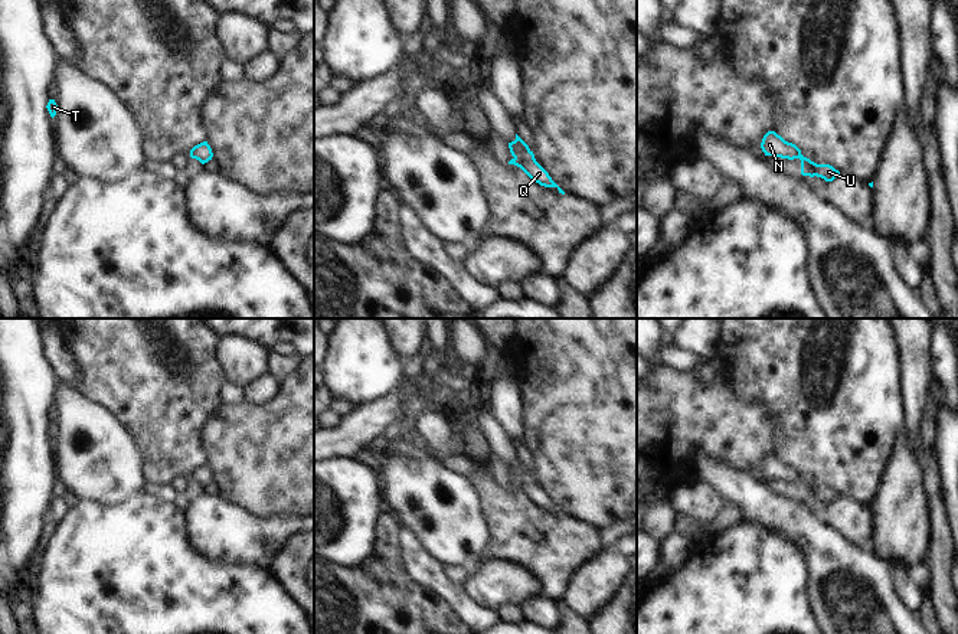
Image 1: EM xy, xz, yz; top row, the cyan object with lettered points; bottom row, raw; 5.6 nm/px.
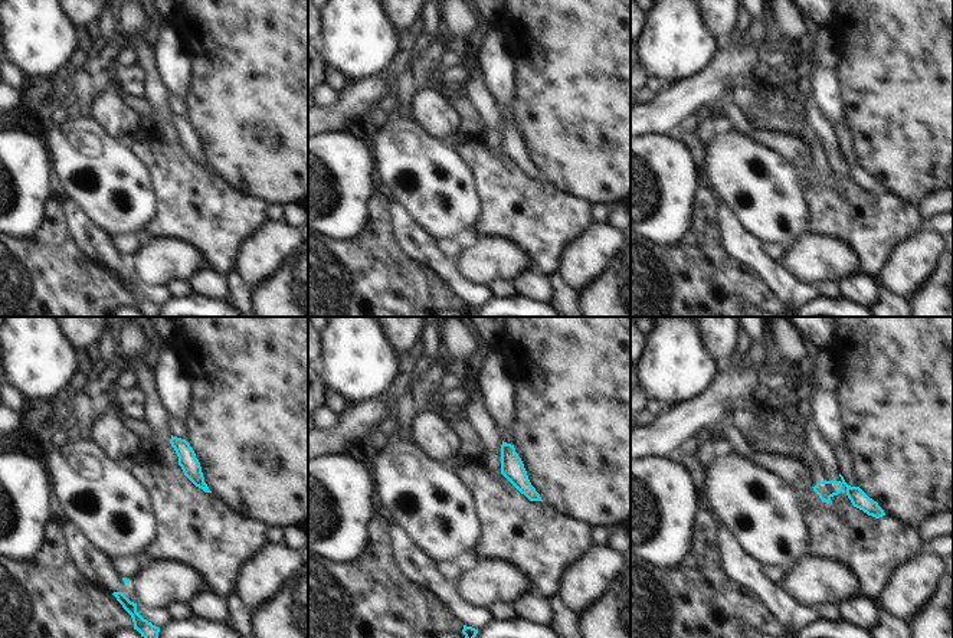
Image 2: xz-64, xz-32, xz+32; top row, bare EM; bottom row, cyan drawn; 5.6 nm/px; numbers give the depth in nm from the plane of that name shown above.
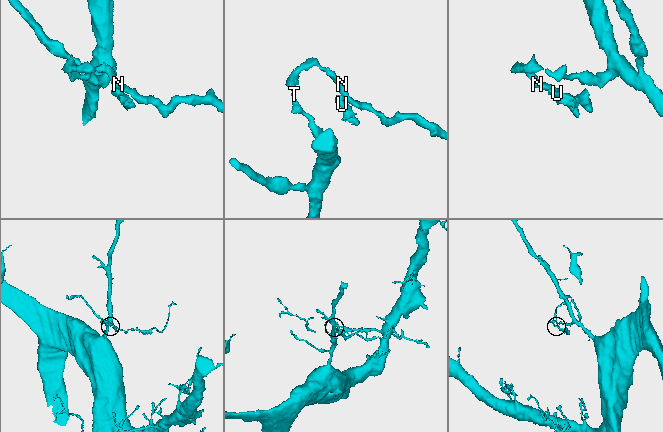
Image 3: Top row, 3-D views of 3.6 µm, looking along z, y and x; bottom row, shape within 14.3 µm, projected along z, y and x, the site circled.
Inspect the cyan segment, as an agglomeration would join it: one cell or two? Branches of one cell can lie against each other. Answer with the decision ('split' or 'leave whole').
split

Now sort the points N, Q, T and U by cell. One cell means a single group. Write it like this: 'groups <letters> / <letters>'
groups N Q T / U

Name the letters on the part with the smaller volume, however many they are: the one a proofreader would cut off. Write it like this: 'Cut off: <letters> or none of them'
Cut off: U

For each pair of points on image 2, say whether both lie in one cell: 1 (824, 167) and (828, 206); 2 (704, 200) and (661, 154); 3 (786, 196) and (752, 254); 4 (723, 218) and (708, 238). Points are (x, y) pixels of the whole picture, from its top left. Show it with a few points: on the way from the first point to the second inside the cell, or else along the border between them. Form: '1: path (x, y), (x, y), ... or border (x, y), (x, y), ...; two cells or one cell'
1: border (811, 164), (827, 180), (837, 173), (851, 182); two cells
2: border (698, 189), (694, 195), (693, 222), (690, 225); two cells
3: border (736, 216), (760, 242); two cells
4: border (717, 205), (719, 241), (730, 255); two cells

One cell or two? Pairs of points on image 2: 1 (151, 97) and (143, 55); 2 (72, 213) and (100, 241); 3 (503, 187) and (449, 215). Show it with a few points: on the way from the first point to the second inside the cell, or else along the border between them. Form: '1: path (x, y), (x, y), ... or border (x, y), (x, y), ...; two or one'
1: path (151, 87), (147, 65); one
2: path (78, 221), (92, 235); one
3: border (470, 167), (480, 203), (480, 216), (471, 229); two

